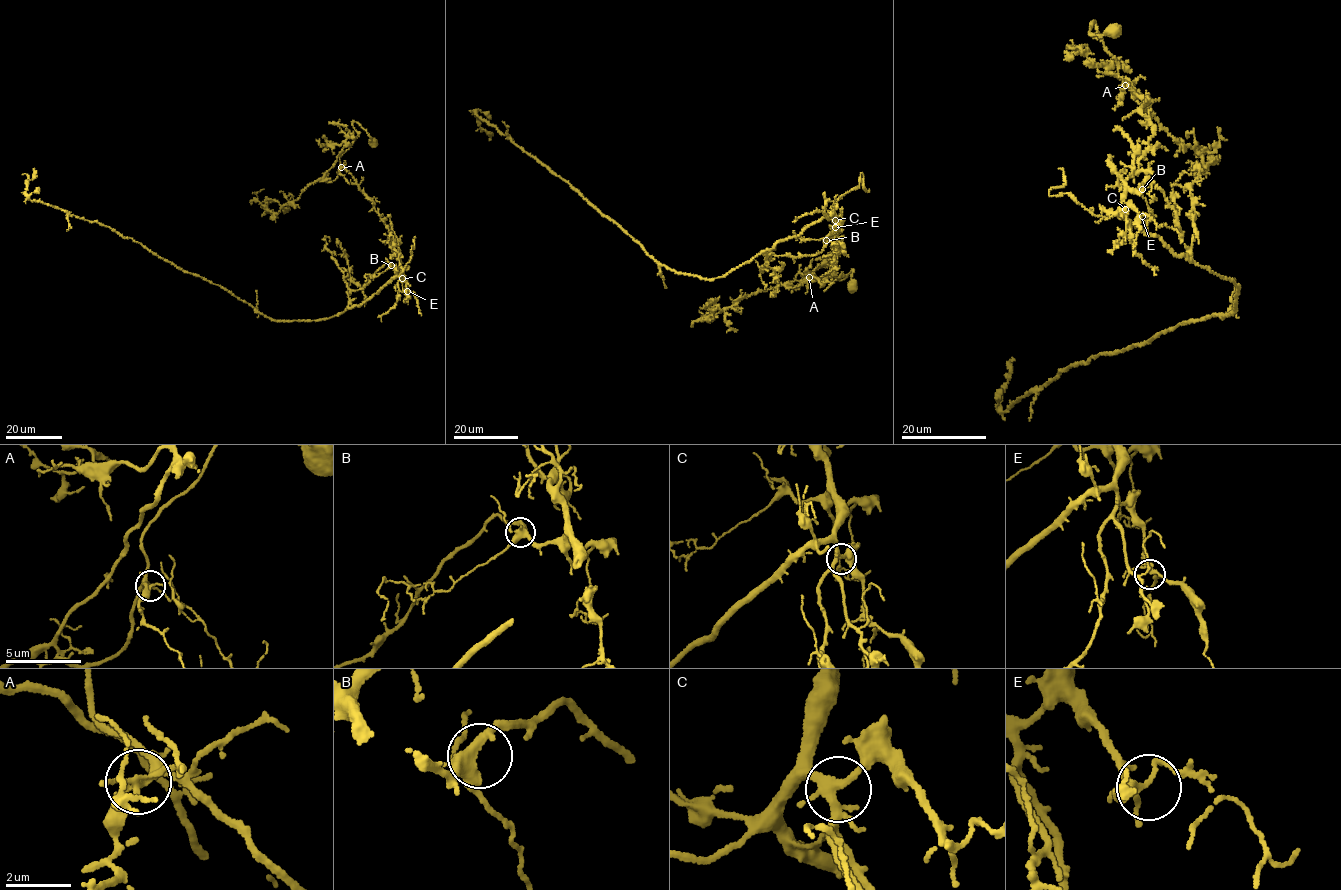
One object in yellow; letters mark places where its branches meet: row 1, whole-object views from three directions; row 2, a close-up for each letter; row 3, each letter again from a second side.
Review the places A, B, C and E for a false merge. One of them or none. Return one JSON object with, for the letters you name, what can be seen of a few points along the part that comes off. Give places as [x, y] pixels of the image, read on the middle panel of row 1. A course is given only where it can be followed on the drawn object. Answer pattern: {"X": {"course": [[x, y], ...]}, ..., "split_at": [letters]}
{"A": {"course": [[808, 277], [796, 286], [781, 285], [756, 292], [726, 308], [715, 309], [706, 319], [700, 318], [712, 314]]}, "split_at": ["A"]}

